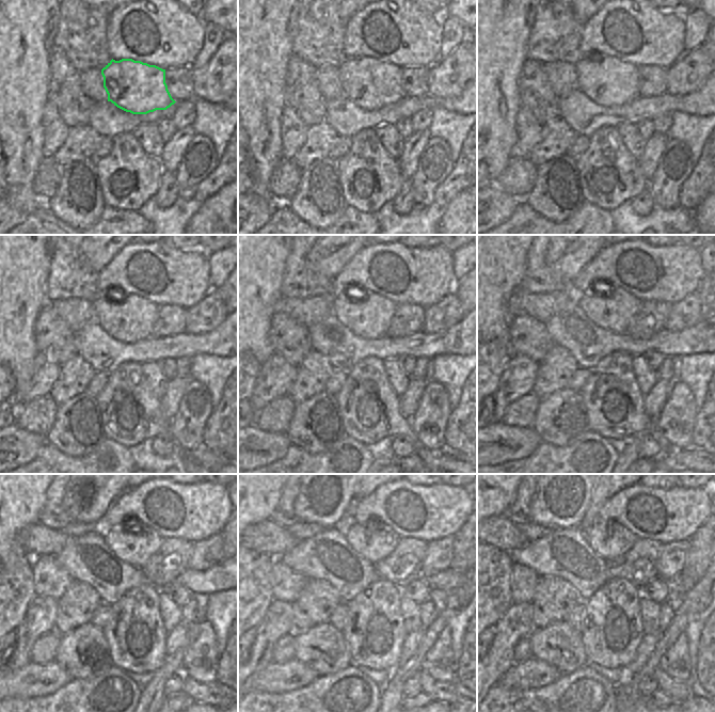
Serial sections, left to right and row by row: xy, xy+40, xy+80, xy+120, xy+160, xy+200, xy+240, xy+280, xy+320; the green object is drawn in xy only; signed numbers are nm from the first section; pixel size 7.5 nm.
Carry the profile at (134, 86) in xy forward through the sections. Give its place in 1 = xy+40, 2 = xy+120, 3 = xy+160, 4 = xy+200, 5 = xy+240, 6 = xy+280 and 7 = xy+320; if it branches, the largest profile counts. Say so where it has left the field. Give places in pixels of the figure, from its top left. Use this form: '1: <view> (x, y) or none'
1: xy+40 (371, 84)
2: xy+120 (129, 318)
3: xy+160 (368, 315)
4: xy+200 (609, 307)
5: xy+240 (132, 542)
6: xy+280 (374, 540)
7: xy+320 (609, 539)

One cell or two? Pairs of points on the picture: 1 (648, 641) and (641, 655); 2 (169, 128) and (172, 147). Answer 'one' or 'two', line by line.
1: one
2: two

